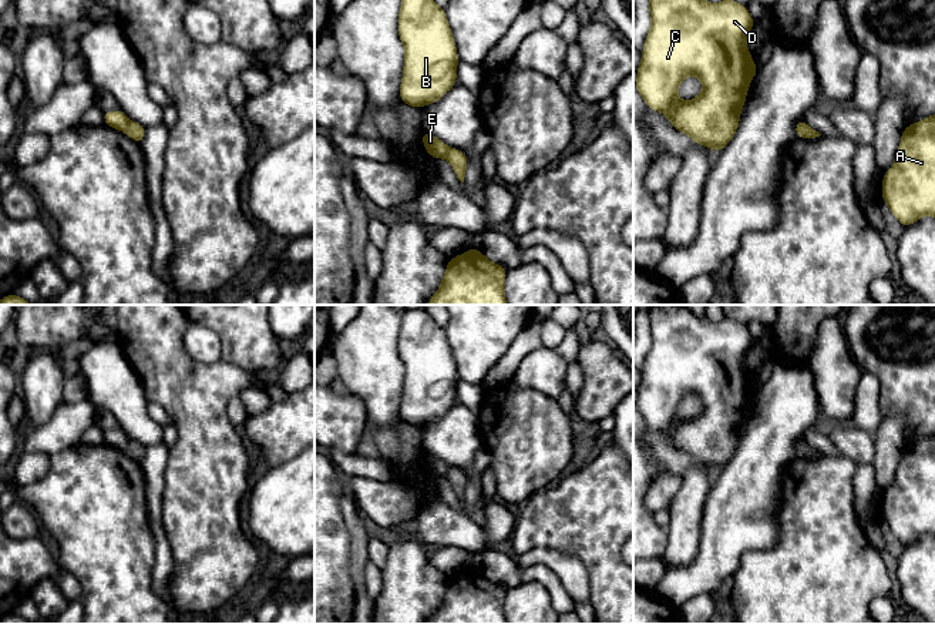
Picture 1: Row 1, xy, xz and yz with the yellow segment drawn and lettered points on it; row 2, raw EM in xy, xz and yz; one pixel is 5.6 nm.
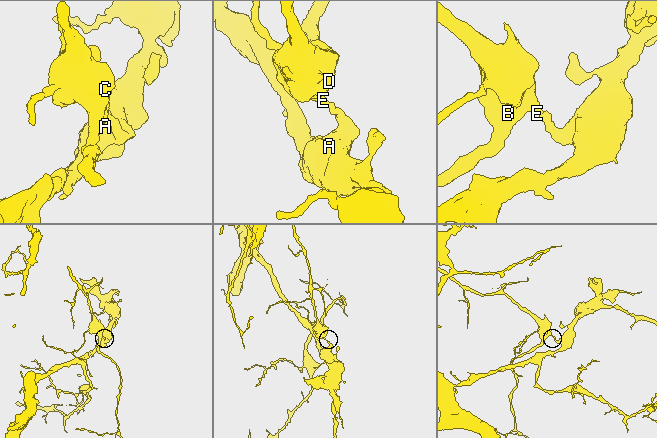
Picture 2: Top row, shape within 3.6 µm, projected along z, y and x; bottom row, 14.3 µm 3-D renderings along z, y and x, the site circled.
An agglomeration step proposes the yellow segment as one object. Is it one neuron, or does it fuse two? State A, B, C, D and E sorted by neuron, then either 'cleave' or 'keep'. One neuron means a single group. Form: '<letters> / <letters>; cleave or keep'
A / B C D E; cleave

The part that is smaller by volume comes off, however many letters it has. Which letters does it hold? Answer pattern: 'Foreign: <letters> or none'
Foreign: B, C, D, E

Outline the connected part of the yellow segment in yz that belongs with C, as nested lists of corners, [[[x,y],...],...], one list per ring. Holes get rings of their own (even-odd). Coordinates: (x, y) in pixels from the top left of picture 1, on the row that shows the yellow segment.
[[[649,0],[649,10],[652,26],[643,43],[635,88],[649,108],[663,113],[677,131],[692,137],[693,144],[720,152],[737,131],[750,81],[759,71],[746,46],[754,20],[746,4],[733,0],[719,4],[707,0]],[[687,76],[696,76],[703,84],[703,91],[692,101],[680,101],[677,87]]]

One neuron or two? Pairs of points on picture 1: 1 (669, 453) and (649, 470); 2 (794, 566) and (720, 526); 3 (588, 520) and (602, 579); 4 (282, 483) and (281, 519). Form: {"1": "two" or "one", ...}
{"1": "one", "2": "two", "3": "one", "4": "one"}

